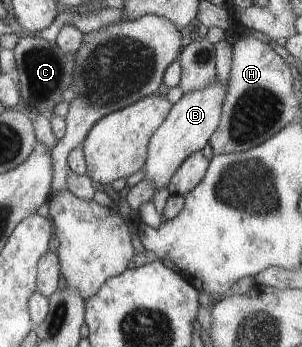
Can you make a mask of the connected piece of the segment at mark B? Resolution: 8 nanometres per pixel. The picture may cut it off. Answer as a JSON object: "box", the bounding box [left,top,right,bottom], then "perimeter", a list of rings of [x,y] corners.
{"box":[140,78,227,191],"perimeter":[[[215,78],[205,89],[183,94],[181,99],[172,105],[160,128],[150,137],[147,158],[140,170],[143,172],[143,178],[154,184],[155,191],[169,184],[169,180],[189,154],[200,151],[204,144],[209,142],[214,129],[219,125],[227,88],[227,85],[221,86]]]}

